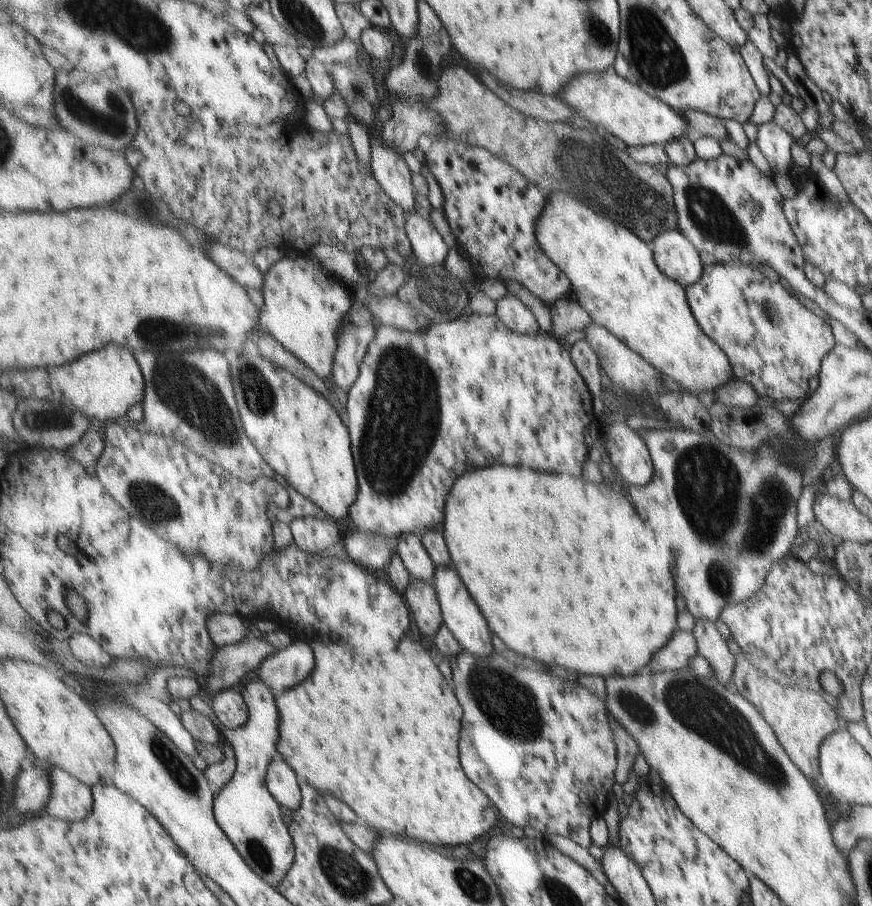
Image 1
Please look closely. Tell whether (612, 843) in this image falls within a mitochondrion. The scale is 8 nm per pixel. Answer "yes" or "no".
no

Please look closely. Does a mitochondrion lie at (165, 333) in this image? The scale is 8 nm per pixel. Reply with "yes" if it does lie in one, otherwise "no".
yes

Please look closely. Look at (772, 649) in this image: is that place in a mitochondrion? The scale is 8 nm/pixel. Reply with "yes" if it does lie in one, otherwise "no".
no

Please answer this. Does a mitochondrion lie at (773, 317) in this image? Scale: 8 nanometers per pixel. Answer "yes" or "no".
yes

